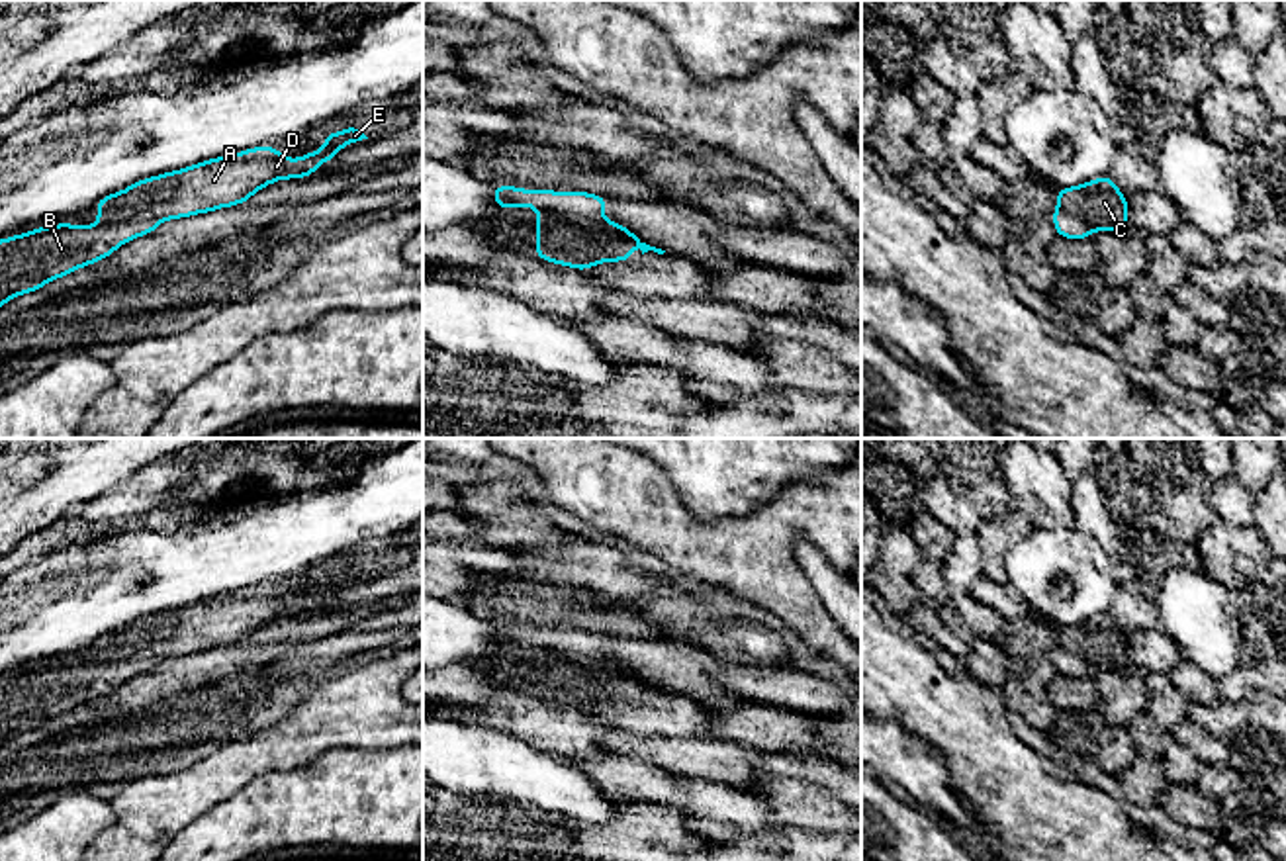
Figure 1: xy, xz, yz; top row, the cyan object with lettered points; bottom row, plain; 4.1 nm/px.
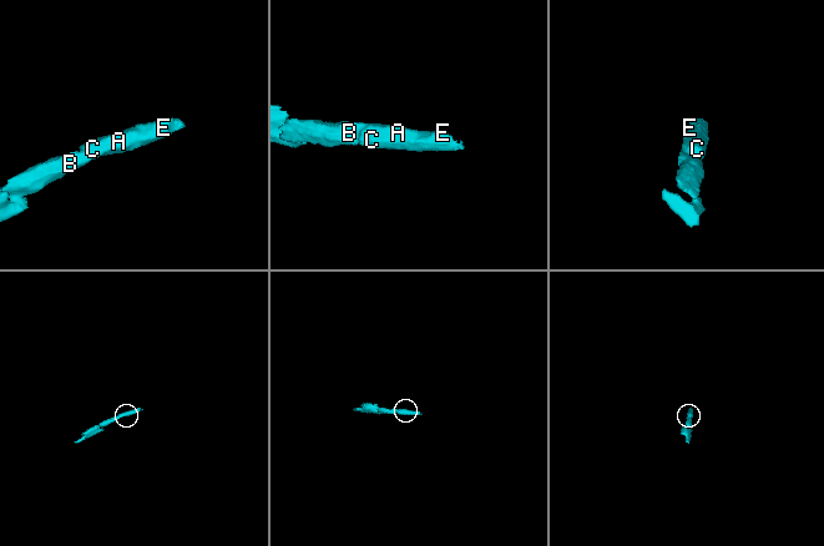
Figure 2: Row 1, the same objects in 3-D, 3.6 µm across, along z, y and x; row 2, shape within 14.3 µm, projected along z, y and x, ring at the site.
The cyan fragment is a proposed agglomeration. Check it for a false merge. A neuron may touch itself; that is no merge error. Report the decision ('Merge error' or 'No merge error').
No merge error

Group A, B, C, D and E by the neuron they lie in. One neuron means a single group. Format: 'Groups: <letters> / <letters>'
Groups: A B C D E

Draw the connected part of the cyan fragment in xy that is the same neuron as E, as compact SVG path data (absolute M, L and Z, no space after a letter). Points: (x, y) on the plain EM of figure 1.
M352 564L344 566L341 571L325 571L325 583L301 597L286 597L276 585L254 585L237 593L215 595L188 607L139 618L121 630L98 638L96 663L59 661L0 677L0 746L22 732L41 728L51 718L63 716L82 704L96 702L123 681L153 671L166 657L180 657L245 642L253 632L276 618L315 612L315 607L321 601L337 599L335 593L344 583L368 577Z

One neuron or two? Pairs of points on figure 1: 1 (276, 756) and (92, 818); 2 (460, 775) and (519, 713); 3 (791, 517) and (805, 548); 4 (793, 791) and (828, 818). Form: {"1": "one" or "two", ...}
{"1": "two", "2": "two", "3": "two", "4": "one"}

